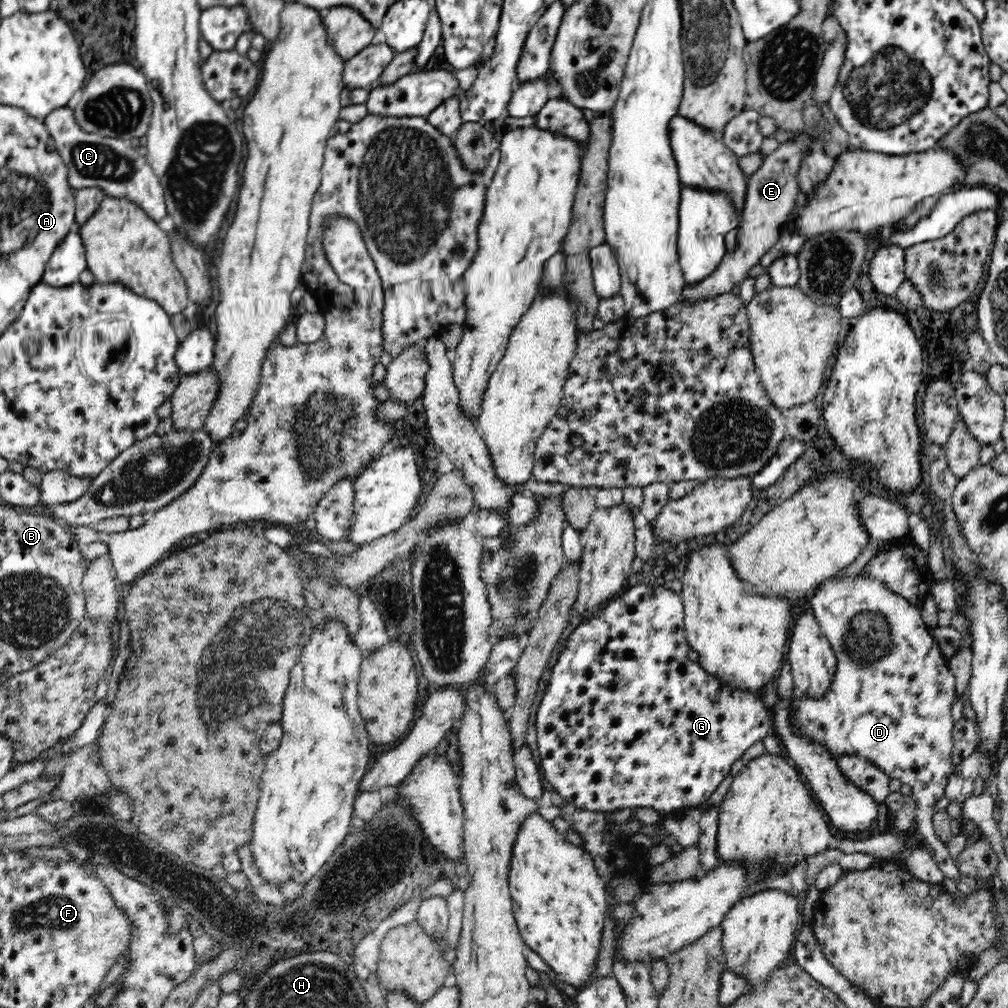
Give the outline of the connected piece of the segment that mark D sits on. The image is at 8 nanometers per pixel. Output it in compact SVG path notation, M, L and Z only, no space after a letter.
M862 575L848 580L826 579L812 596L811 611L825 634L838 659L838 670L832 678L832 686L822 700L806 698L805 694L792 698L796 708L795 724L804 734L810 735L836 757L854 754L870 759L890 778L898 778L908 784L916 805L917 829L923 844L934 850L933 858L944 877L958 878L960 872L944 842L934 830L932 815L936 803L945 796L945 788L953 773L952 703L956 696L956 677L949 667L938 644L932 639L929 627L924 624L920 607L911 606L906 598L890 593L880 580Z

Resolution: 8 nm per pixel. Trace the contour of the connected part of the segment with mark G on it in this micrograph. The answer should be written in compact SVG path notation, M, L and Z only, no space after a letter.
M640 583L623 591L621 596L612 600L594 616L584 619L573 631L570 642L552 668L549 685L536 714L537 747L542 758L542 770L546 780L549 780L562 798L578 807L605 813L623 808L654 808L662 820L682 809L699 808L712 796L724 777L731 776L732 764L740 760L754 742L762 740L766 734L772 734L769 709L764 706L760 694L750 689L734 687L722 677L708 673L698 661L690 659L689 654L693 649L686 639L684 623L684 604L678 593L672 592L666 586L646 586Z

